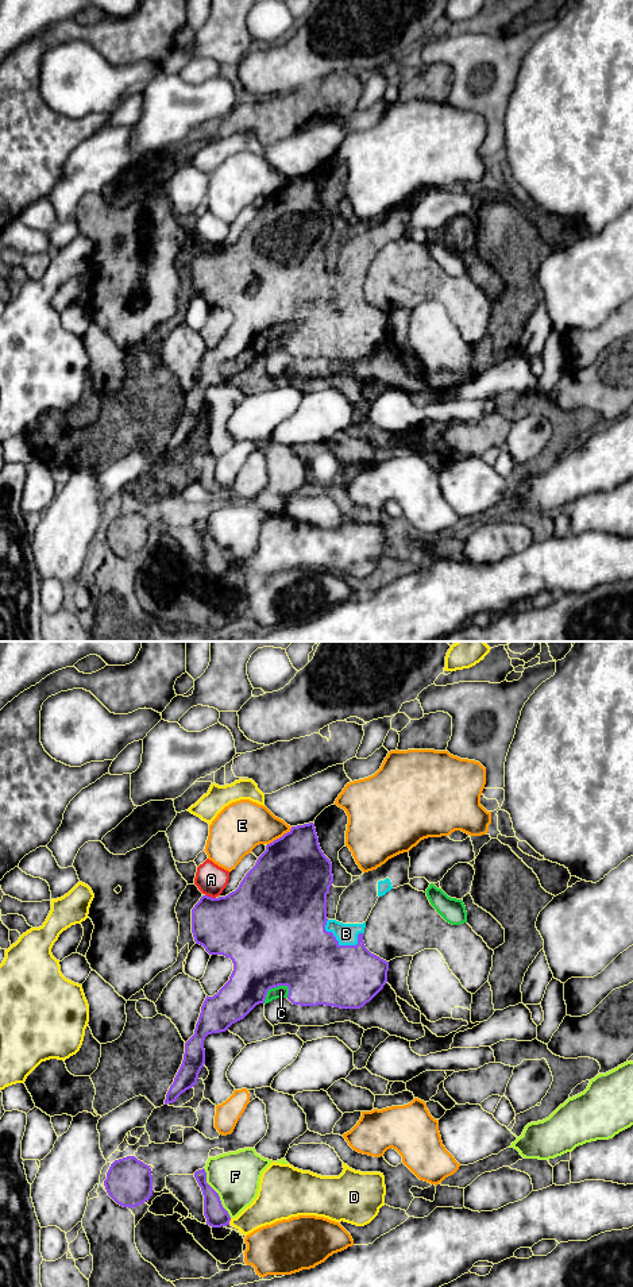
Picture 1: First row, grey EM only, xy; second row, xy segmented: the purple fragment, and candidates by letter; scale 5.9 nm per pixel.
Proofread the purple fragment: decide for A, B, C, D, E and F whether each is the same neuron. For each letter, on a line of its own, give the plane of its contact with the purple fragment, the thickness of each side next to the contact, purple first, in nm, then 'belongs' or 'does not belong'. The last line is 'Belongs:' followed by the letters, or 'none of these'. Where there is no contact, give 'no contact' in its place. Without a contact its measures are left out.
A: xy | 400/190 nm | does not belong
B: xy | 440/130 nm | belongs
C: xy | 480/80 nm | does not belong
D: xy | 130/200 nm | does not belong
E: xy | 460/300 nm | does not belong
F: xy | 130/300 nm | does not belong
Belongs: B

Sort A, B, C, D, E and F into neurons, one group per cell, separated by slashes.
A / B / C / D / E / F

